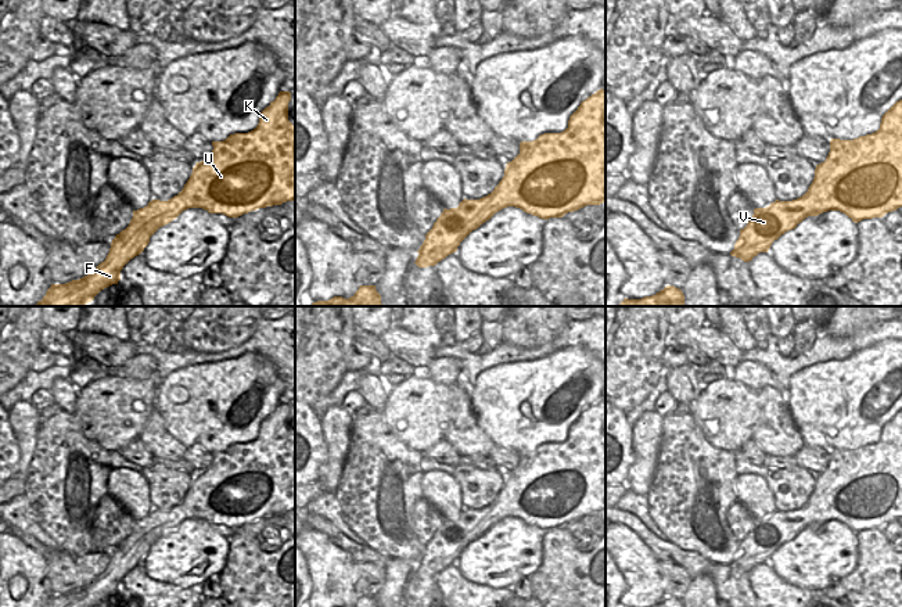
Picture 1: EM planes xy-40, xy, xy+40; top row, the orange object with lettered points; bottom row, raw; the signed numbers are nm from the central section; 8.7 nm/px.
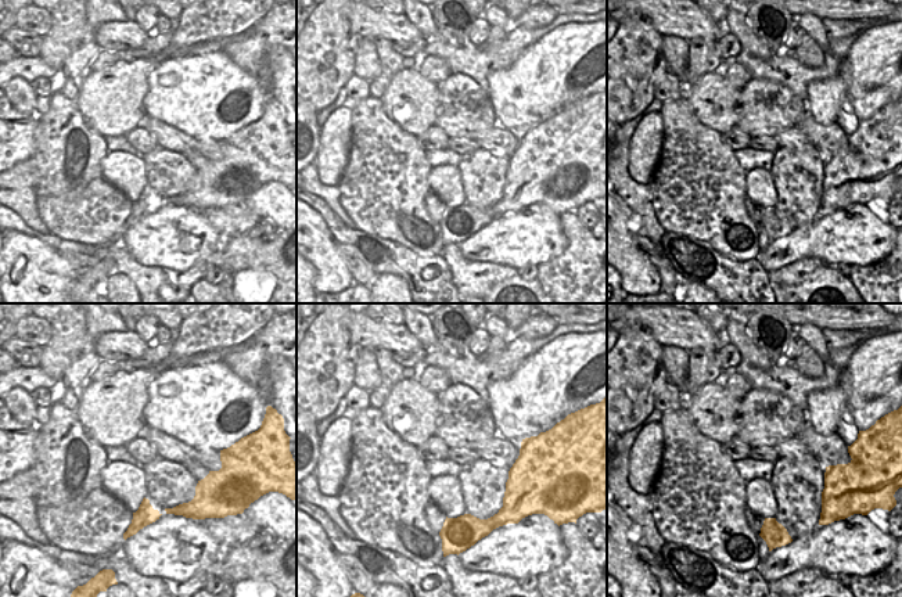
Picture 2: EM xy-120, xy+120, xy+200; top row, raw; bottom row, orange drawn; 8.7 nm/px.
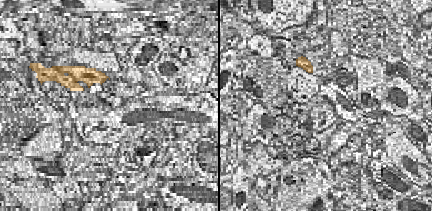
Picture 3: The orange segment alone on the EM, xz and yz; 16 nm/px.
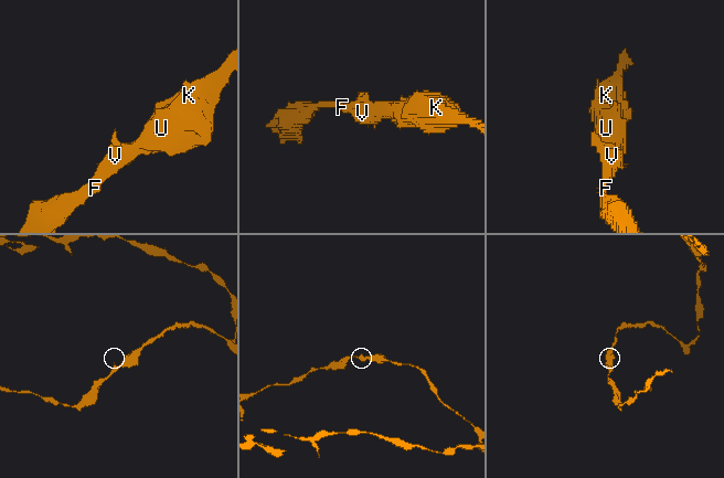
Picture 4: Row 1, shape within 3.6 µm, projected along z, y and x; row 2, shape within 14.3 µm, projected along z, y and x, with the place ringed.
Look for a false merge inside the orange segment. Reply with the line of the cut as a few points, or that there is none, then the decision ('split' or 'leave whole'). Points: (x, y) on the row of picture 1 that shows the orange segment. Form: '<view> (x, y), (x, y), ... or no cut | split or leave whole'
no cut | leave whole

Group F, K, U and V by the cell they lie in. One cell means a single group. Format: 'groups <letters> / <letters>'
groups F K U V

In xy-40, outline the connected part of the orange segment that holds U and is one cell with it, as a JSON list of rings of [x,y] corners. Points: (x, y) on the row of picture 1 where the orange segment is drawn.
[[[280,91],[259,115],[258,126],[248,133],[230,134],[223,141],[212,141],[211,155],[197,162],[183,190],[168,201],[152,200],[133,211],[129,226],[111,243],[104,262],[87,276],[65,284],[51,284],[42,301],[32,306],[85,306],[104,288],[118,284],[123,266],[140,255],[150,237],[188,208],[202,208],[209,213],[238,218],[259,208],[281,205],[295,200],[295,126],[288,121],[290,91]]]

